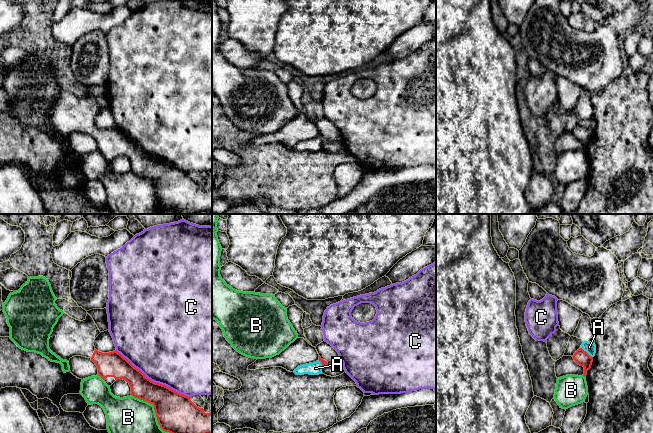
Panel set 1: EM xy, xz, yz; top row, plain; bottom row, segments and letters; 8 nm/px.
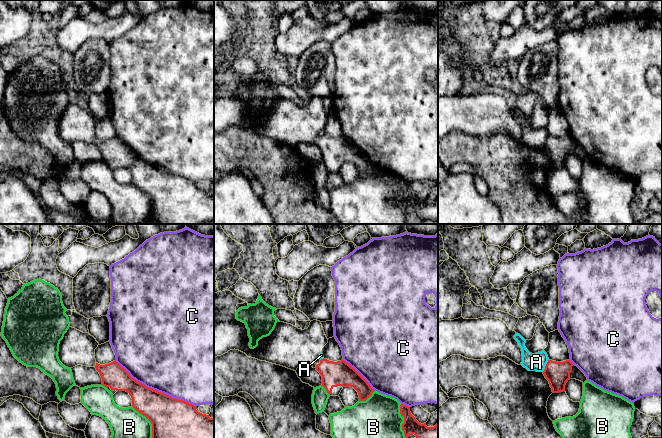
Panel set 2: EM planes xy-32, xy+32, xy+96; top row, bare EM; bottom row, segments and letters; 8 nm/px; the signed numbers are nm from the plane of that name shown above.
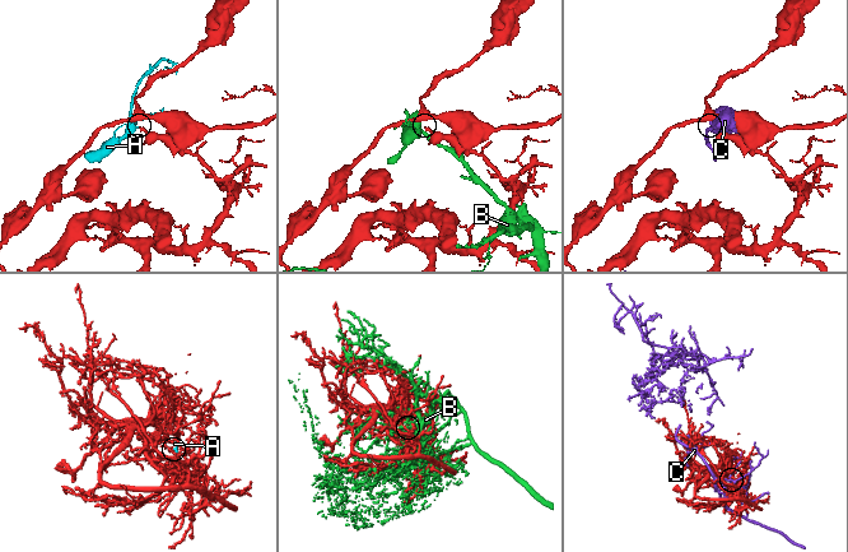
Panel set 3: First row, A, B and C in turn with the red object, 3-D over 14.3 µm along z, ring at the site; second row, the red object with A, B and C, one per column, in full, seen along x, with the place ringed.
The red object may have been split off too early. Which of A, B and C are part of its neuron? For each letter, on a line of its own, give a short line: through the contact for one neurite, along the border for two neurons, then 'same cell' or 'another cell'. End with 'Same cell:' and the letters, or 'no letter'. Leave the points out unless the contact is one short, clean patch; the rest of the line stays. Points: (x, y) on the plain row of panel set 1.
A: yz (581, 123), (592, 133) | another cell
B: another cell
C: another cell
Same cell: no letter

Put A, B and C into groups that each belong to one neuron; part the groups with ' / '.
A / B / C

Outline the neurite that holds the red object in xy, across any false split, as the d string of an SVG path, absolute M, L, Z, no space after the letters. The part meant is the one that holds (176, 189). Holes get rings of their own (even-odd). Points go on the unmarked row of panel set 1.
M64 89L53 104L49 124L67 137L74 132L90 134L108 162L117 156L125 156L131 163L131 171L152 180L160 204L175 214L212 211L212 187L205 189L190 173L151 157L117 127L97 127L94 116L100 109L88 89L83 97Z

